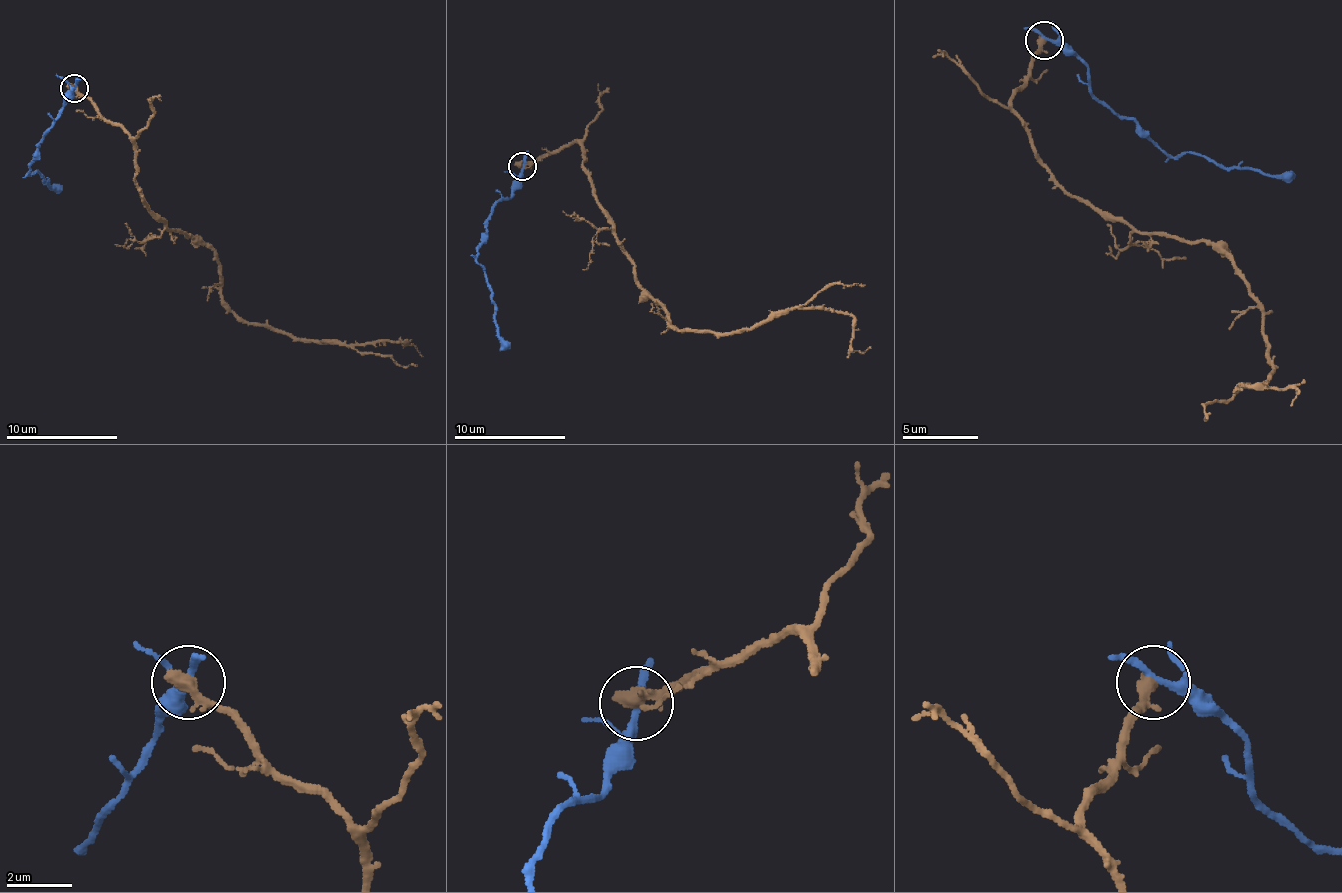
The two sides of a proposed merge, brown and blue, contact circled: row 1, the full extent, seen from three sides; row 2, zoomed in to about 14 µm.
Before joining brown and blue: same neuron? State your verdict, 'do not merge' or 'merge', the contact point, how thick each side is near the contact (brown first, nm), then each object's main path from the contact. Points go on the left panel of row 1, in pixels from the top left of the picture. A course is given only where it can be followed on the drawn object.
do not merge | (74, 88) | 480/170 nm | brown via (75, 87), (128, 134), (136, 190), (164, 224), (215, 252), (232, 311), (316, 341), (397, 341), (422, 355) | blue via (75, 87), (67, 104), (44, 132), (39, 157), (27, 174), (36, 171), (50, 188), (58, 185)

